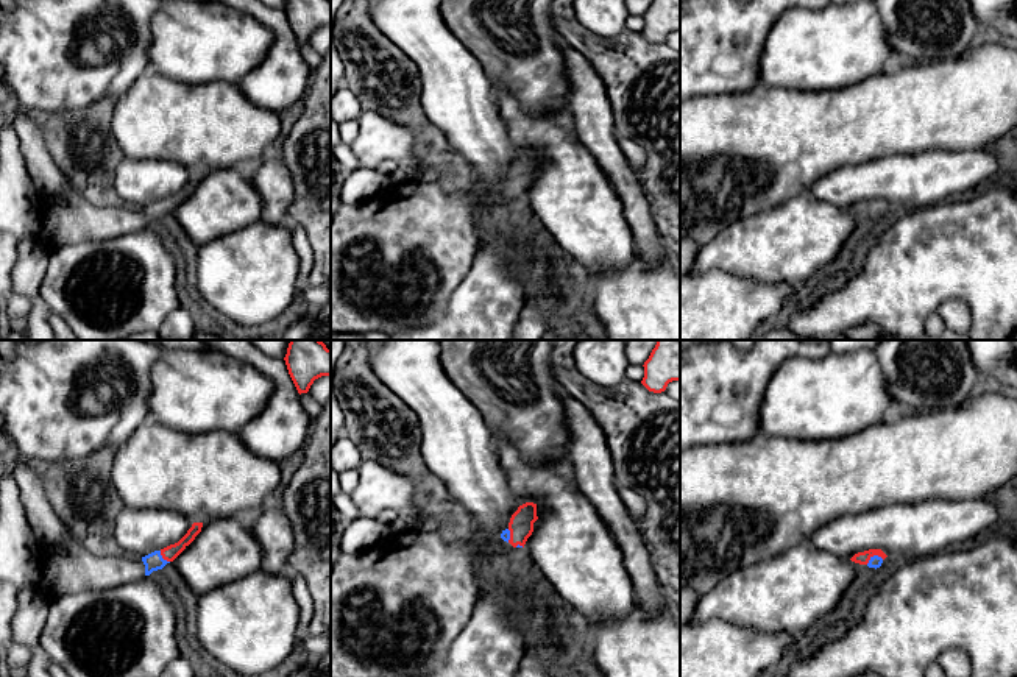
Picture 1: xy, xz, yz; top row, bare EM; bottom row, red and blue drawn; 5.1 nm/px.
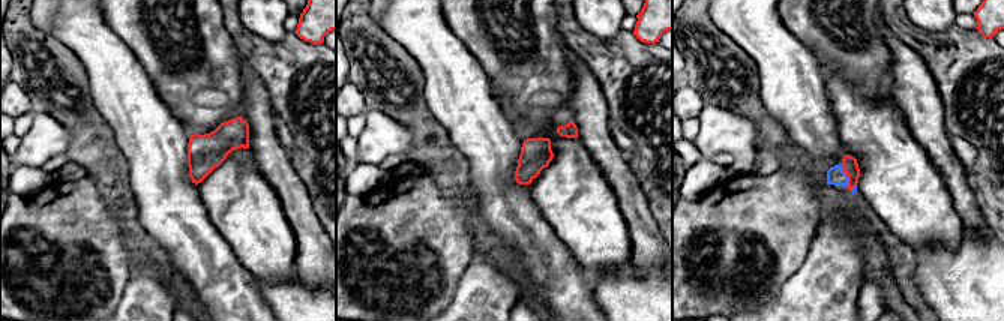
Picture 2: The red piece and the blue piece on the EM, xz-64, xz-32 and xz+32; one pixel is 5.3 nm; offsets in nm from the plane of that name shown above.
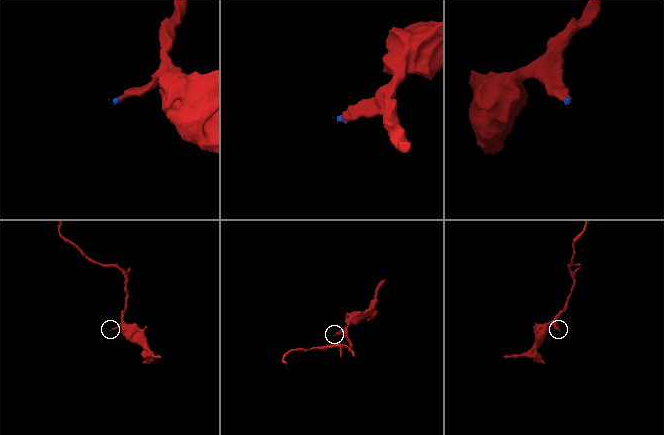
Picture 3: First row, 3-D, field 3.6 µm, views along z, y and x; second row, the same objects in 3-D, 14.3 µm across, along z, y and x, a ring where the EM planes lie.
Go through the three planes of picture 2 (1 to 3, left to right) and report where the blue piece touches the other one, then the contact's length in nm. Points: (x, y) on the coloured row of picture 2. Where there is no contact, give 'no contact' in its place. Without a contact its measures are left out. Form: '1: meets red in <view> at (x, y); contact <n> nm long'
1: no contact
2: no contact
3: meets red in xz+32 at (847, 174); contact 120 nm long

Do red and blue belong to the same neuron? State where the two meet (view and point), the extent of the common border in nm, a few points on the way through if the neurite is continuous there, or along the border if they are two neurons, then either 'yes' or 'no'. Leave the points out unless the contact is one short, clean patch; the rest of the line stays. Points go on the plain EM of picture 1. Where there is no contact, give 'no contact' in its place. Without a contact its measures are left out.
yz (874, 205) | 100 nm | across yz (861, 208), (874, 205), (875, 212) | yes

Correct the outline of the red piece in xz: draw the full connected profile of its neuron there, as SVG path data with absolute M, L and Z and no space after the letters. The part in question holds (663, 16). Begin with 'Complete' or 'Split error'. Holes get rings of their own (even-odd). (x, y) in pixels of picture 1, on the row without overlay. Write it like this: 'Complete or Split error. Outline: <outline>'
Complete. Outline: M652 0L644 12L641 34L654 44L666 41L672 31L680 31L680 0Z

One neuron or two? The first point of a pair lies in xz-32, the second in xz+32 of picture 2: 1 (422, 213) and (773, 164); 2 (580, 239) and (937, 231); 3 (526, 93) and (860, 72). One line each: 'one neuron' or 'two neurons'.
1: two neurons
2: one neuron
3: one neuron

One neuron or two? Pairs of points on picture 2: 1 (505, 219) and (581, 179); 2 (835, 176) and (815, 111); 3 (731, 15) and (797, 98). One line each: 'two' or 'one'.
1: two
2: two
3: one

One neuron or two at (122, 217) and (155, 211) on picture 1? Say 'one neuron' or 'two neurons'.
one neuron

